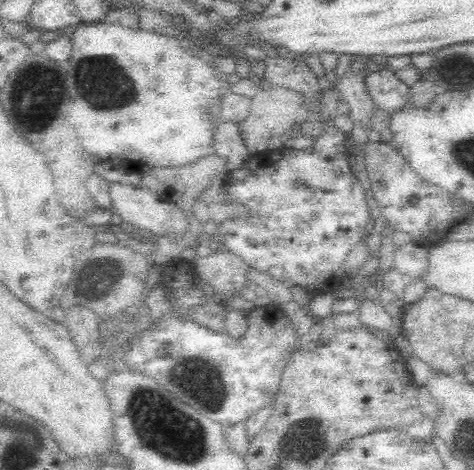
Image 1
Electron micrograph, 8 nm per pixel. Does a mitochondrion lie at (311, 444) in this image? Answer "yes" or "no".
yes

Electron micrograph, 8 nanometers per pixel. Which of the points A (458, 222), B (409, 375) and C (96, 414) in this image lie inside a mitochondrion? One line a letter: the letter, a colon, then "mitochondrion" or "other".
A: other
B: other
C: other

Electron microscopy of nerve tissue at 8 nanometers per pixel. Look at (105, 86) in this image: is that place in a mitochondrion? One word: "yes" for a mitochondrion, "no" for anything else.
yes

